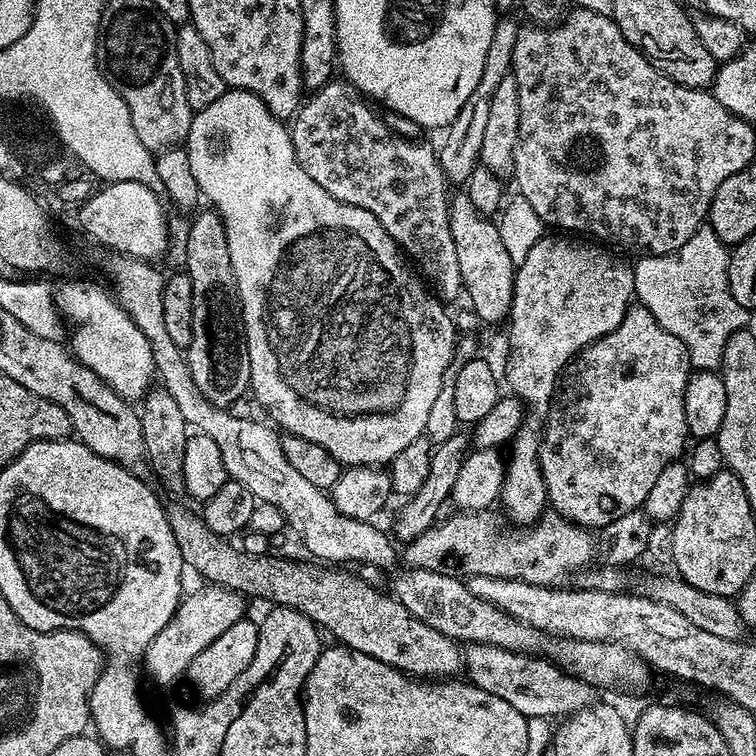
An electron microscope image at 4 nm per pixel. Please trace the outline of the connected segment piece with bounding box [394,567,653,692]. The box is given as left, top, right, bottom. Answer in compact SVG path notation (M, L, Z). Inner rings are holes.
M405 567L403 571L396 576L396 589L394 589L396 600L402 602L402 606L406 606L406 610L410 610L410 614L414 614L414 618L422 618L422 622L426 622L426 626L434 626L434 630L438 630L438 634L446 634L451 640L464 644L493 644L502 650L510 650L511 652L543 654L547 659L556 663L562 671L569 672L572 676L576 676L597 690L609 688L612 692L640 692L652 680L653 673L647 662L637 652L631 652L629 648L623 648L620 644L586 642L585 640L575 640L569 636L553 638L547 632L538 630L526 622L506 614L490 602L475 596L459 575L435 572L425 568Z

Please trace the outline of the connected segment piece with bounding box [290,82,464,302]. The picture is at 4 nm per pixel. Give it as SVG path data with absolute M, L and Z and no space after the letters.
M329 82L315 89L301 103L299 112L290 121L294 154L302 170L306 170L306 174L310 174L310 178L314 178L314 182L326 190L326 194L338 198L338 202L370 210L370 214L382 222L386 234L390 234L401 253L408 258L413 256L420 263L419 271L423 279L431 285L441 301L461 299L464 286L462 270L458 270L458 254L454 251L454 238L450 238L450 185L444 178L437 149L420 140L399 136L386 126L383 118L379 115L376 117L363 104L365 101L347 83L336 83Z

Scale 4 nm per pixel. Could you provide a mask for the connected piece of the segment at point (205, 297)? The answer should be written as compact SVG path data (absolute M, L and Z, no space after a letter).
M215 210L207 211L197 211L192 217L197 216L188 224L186 258L182 265L192 280L194 298L194 338L186 350L186 357L190 378L202 397L216 408L227 409L249 391L250 358L234 266L230 266L230 250L226 246L226 226Z

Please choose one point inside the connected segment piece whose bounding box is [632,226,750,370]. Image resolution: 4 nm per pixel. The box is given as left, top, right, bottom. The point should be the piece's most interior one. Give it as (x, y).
(688, 290)

